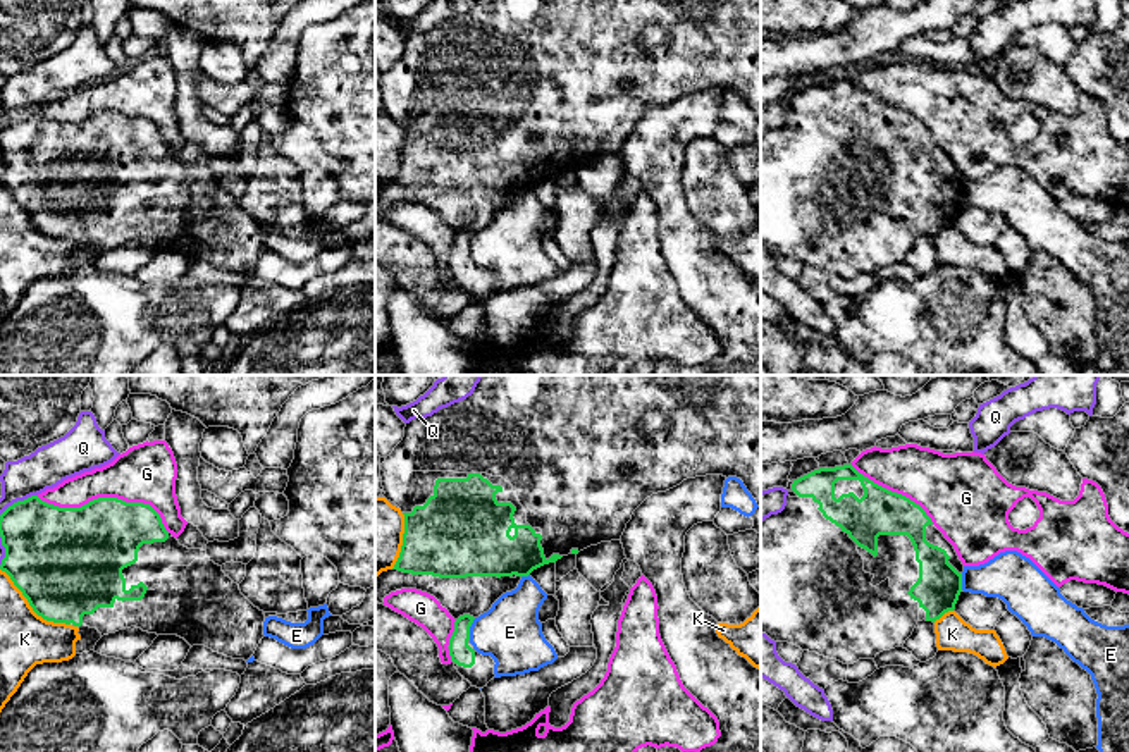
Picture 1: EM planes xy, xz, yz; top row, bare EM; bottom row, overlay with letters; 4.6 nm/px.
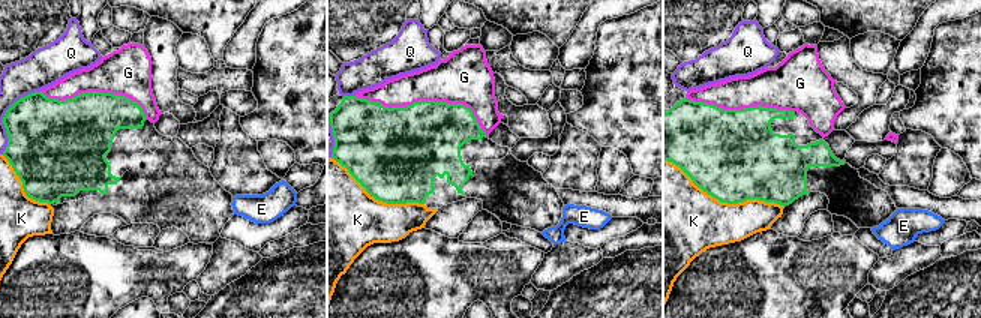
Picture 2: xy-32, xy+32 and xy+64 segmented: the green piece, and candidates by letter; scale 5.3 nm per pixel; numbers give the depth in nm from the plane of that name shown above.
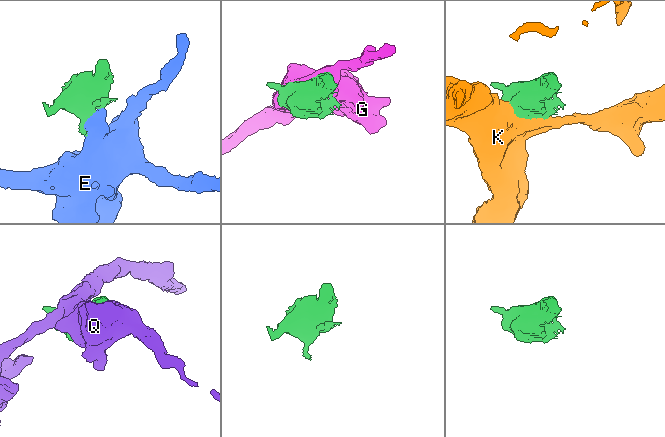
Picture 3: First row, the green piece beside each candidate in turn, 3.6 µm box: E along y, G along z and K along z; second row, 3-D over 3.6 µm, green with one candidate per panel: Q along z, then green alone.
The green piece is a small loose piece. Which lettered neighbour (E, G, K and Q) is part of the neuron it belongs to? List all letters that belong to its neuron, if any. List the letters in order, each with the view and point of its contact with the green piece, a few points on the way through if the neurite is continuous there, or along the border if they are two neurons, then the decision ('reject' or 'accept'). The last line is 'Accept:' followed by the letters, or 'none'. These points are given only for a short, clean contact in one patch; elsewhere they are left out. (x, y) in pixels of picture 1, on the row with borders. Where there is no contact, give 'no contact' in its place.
E: xz (468, 628) | reject
G: xy (107, 498) | reject
K: xy (31, 606) | reject
Q: xy (18, 501) | reject
Accept: none

